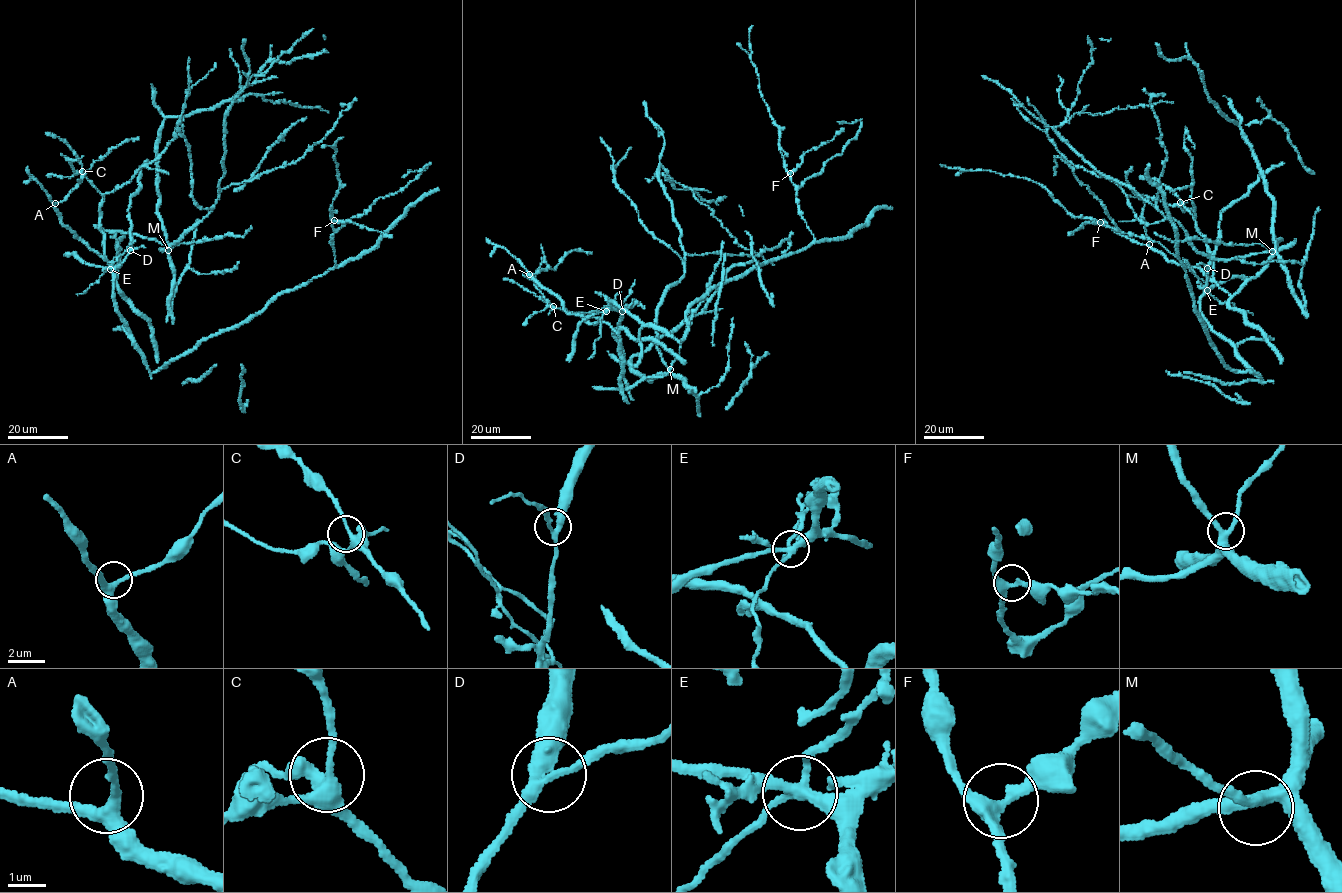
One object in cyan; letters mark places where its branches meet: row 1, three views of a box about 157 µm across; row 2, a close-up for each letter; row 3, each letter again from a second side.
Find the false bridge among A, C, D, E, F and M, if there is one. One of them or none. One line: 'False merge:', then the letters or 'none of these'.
False merge: E

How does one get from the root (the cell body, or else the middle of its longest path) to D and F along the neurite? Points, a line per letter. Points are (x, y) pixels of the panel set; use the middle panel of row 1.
D: (606, 311), (622, 311)
F: (606, 311), (614, 300), (682, 340), (686, 311), (712, 289), (805, 249), (814, 236), (790, 173)

